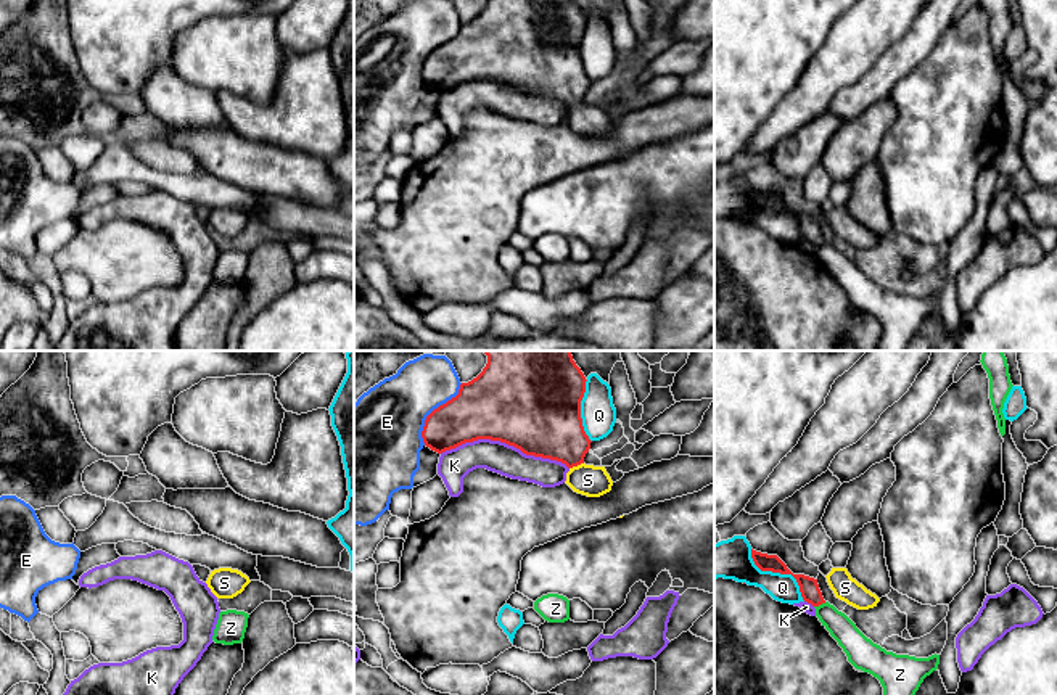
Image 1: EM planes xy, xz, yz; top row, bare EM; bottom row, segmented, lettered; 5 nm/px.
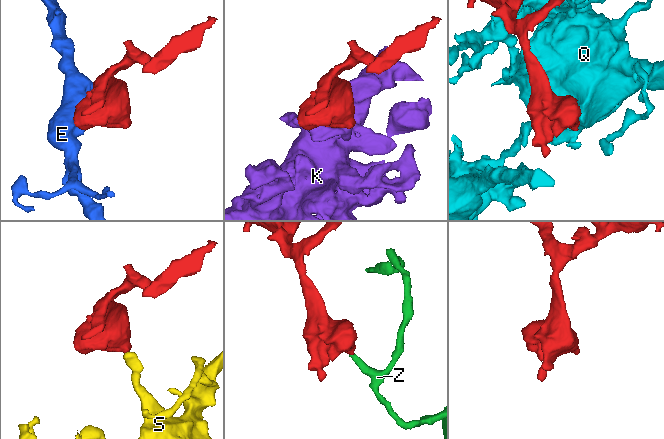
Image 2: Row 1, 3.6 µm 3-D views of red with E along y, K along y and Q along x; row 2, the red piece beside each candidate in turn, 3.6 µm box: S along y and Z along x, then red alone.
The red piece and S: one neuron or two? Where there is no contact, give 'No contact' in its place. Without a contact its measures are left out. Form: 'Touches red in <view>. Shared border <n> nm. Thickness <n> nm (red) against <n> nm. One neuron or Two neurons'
Touches red in xz. Shared border 80 nm. Thickness 320 nm (red) against 160 nm. One neuron

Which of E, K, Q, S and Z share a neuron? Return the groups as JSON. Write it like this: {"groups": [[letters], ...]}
{"groups": [["E"], ["K"], ["Q"], ["S"], ["Z"]]}

